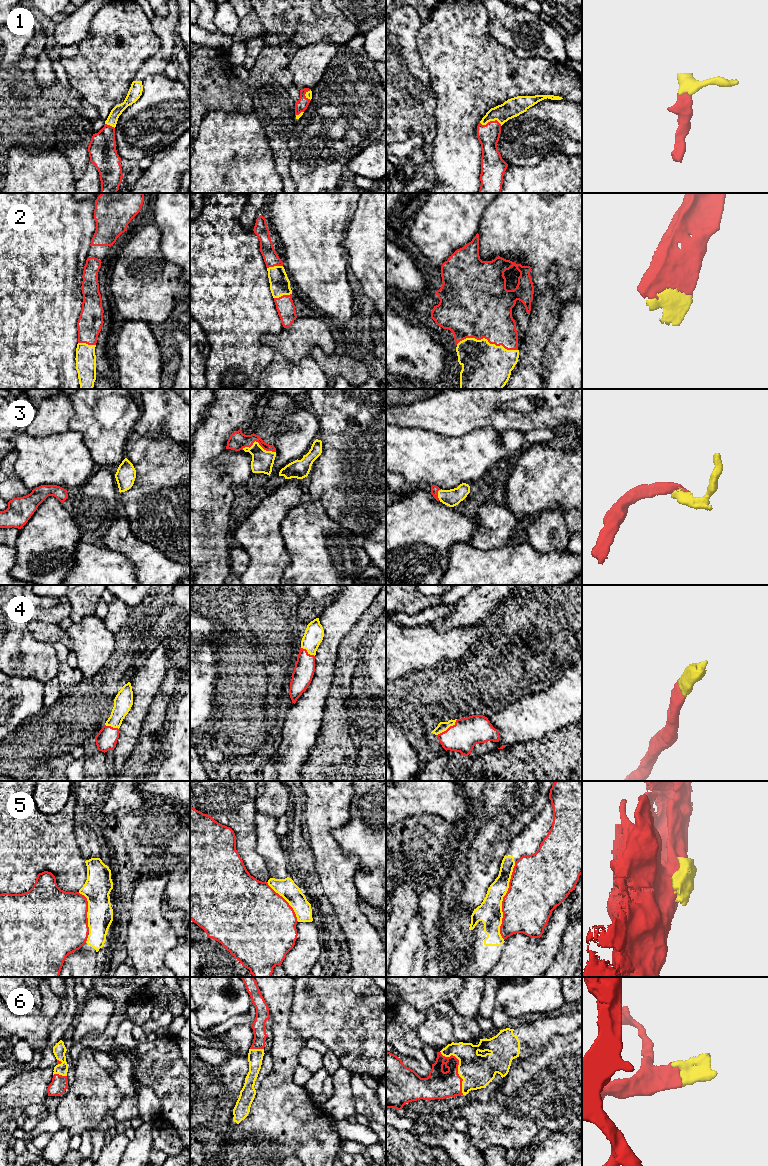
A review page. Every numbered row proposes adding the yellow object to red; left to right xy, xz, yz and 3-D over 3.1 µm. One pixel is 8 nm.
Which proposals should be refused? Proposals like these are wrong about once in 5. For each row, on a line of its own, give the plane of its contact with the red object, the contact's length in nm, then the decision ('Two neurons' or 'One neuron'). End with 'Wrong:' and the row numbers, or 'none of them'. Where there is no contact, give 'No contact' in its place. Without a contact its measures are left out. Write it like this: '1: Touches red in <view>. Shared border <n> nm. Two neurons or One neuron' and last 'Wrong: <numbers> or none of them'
1: Touches red in yz. Shared border 180 nm. One neuron
2: Touches red in yz. Shared border 500 nm. One neuron
3: Touches red in xz. Shared border 280 nm. One neuron
4: Touches red in yz. Shared border 220 nm. One neuron
5: Touches red in yz. Shared border 650 nm. Two neurons
6: Touches red in yz. Shared border 400 nm. One neuron
Wrong: 5

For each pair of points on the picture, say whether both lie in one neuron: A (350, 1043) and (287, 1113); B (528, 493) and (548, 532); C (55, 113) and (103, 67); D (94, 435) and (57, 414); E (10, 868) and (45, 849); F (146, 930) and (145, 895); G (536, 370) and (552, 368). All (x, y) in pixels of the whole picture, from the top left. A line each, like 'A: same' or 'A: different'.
A: different
B: different
C: different
D: different
E: same
F: same
G: different

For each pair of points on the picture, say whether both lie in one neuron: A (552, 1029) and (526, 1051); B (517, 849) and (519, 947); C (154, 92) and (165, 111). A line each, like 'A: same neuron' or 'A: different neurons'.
A: same neuron
B: different neurons
C: same neuron

